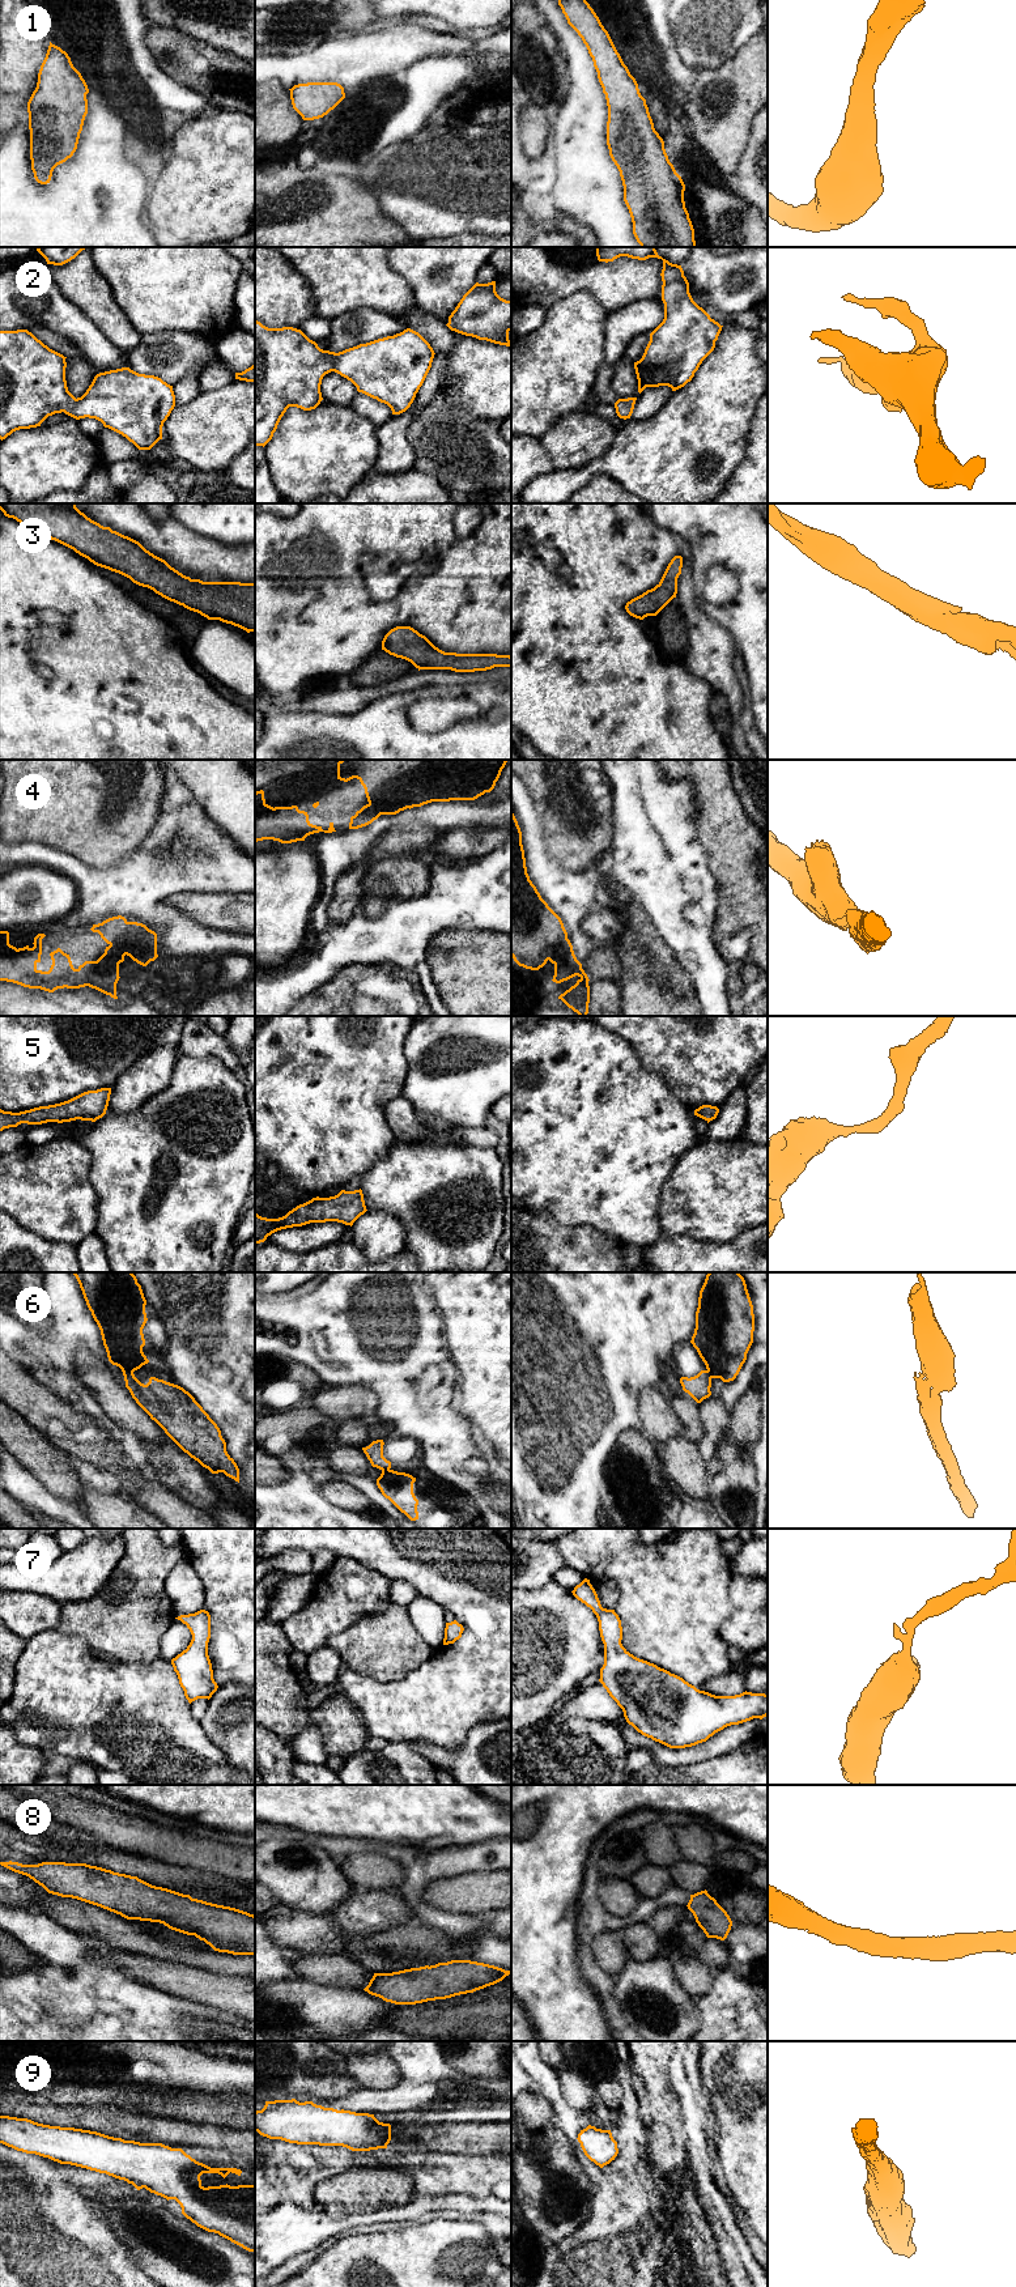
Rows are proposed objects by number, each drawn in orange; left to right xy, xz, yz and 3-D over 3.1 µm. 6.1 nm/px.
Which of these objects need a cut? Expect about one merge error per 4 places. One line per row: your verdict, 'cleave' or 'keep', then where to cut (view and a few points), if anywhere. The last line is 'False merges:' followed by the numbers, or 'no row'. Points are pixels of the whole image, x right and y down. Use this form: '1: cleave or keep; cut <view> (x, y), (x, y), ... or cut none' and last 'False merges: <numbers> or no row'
1: keep; cut none
2: keep; cut none
3: keep; cut none
4: keep; cut none
5: keep; cut none
6: cleave; cut xy (122, 1368), (132, 1372)
7: keep; cut none
8: keep; cut none
9: keep; cut none
False merges: 6

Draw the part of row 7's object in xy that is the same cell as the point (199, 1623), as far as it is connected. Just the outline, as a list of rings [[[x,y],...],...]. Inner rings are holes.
[[[200,1610],[175,1619],[186,1624],[192,1635],[187,1649],[171,1659],[179,1684],[190,1704],[197,1699],[209,1700],[218,1688],[213,1679],[212,1663],[208,1655],[211,1615],[208,1611]]]

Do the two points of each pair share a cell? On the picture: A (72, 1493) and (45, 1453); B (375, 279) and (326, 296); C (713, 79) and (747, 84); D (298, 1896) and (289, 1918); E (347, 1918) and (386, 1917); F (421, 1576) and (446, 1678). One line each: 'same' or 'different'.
A: same
B: same
C: same
D: different
E: same
F: same

